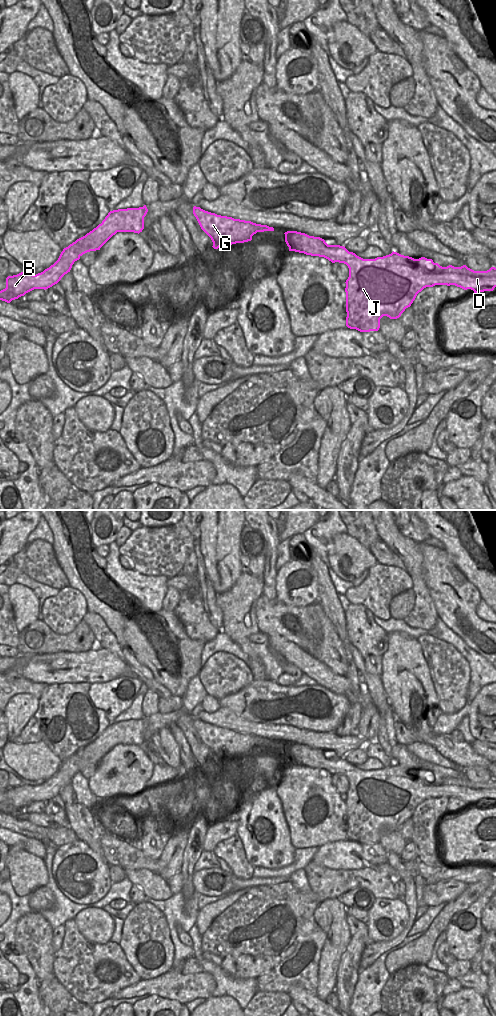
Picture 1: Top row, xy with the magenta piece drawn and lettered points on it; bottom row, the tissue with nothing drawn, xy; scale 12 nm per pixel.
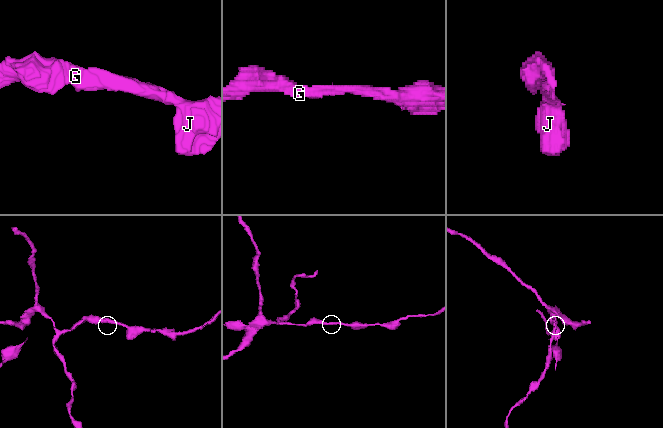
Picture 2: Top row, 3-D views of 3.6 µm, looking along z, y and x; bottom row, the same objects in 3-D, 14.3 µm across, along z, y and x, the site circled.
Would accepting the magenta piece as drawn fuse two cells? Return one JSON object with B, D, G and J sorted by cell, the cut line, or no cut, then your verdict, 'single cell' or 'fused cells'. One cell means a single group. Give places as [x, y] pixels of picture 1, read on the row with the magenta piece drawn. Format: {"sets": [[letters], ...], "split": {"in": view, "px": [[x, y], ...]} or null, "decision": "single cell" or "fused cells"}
{"sets": [["B", "D", "G", "J"]], "split": null, "decision": "single cell"}

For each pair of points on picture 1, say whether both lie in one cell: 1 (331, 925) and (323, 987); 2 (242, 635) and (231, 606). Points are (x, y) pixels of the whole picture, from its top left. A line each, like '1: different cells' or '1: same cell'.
1: same cell
2: same cell

